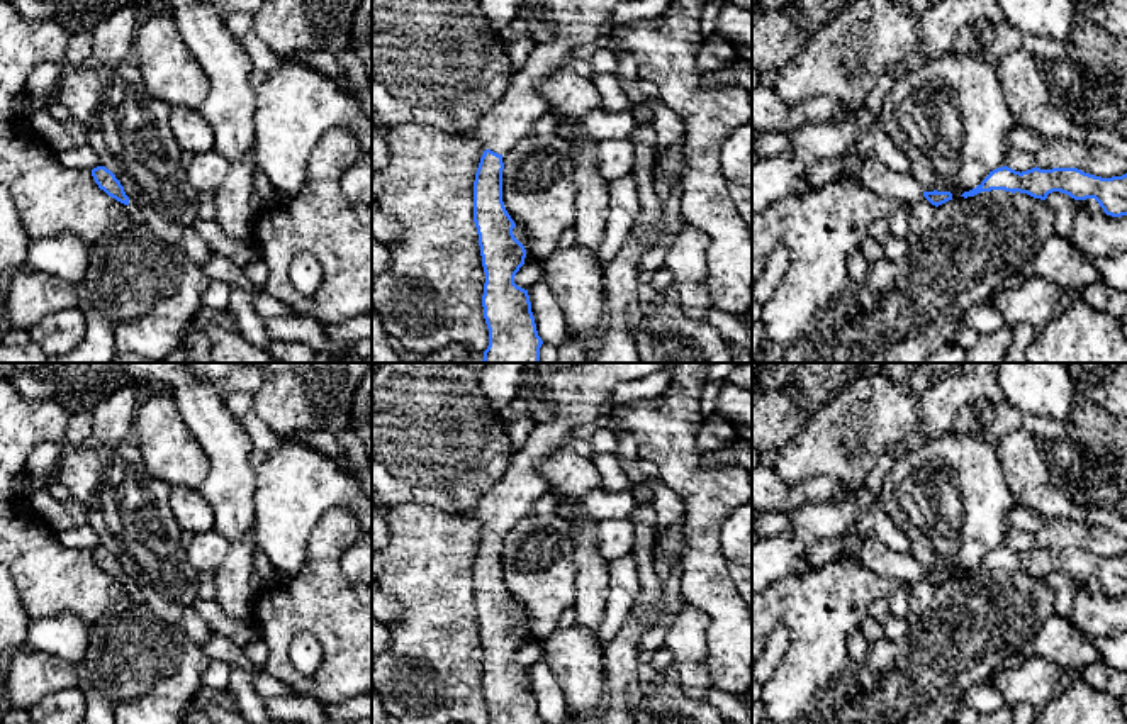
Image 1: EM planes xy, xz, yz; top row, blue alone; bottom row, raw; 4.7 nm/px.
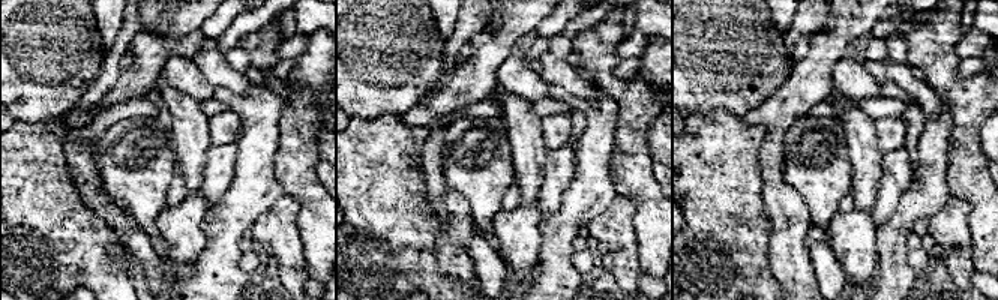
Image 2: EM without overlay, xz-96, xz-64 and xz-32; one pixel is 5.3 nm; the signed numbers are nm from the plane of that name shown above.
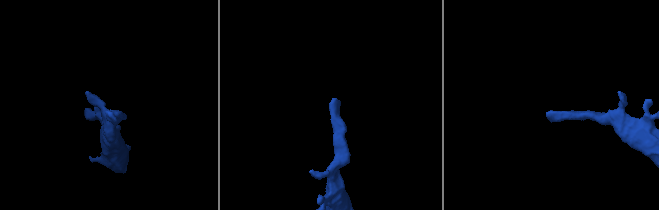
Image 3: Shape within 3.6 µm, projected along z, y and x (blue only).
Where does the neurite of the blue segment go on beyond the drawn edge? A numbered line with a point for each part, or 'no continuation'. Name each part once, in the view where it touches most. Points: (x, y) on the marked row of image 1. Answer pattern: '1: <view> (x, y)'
1: xz (576, 22)

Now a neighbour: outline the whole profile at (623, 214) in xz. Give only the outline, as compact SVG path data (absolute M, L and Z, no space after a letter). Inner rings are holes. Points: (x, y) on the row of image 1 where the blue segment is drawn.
M630 173L611 180L609 214L604 237L597 248L597 256L603 265L616 258L640 214L638 188L633 175Z

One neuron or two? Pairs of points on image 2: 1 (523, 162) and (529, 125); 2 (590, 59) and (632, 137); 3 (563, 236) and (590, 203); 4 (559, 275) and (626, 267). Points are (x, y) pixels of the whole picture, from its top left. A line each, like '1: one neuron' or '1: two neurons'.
1: one neuron
2: one neuron
3: one neuron
4: two neurons

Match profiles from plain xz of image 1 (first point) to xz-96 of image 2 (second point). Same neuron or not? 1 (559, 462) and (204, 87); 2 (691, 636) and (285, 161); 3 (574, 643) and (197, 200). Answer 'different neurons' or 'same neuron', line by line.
1: same neuron
2: different neurons
3: same neuron

